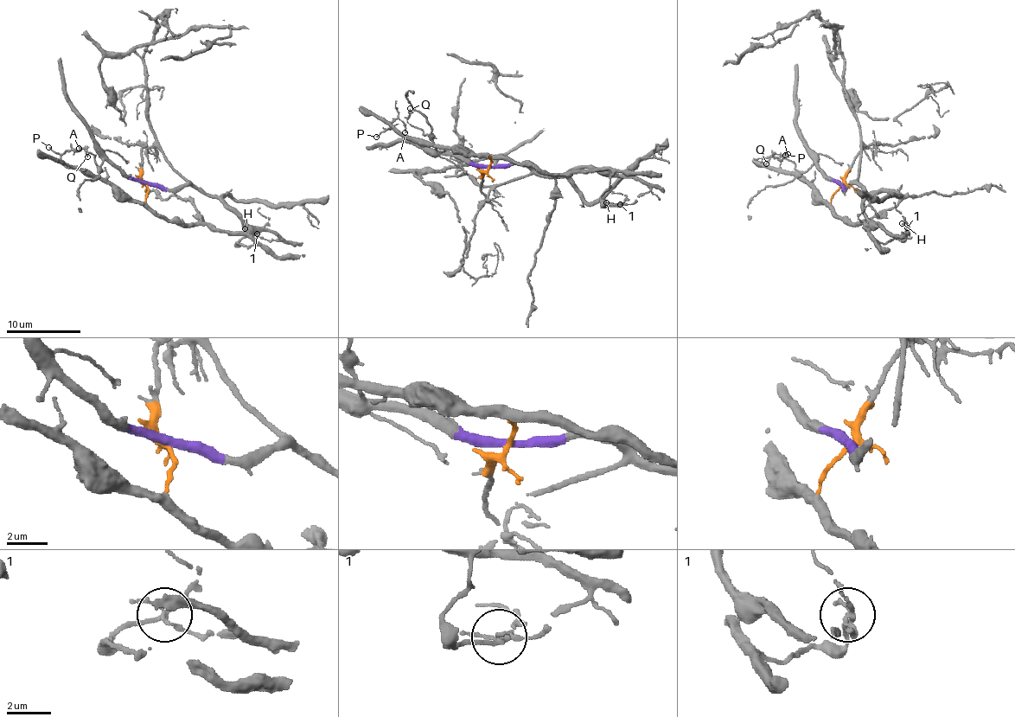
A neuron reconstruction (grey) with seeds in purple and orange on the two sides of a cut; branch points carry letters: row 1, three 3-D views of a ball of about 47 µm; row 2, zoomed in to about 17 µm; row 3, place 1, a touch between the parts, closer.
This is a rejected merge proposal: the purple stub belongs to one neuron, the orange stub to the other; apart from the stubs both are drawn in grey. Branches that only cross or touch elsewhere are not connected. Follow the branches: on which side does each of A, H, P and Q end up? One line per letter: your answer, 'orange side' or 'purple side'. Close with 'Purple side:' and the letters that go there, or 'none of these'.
A: orange side
H: purple side
P: orange side
Q: purple side
Purple side: H, Q

